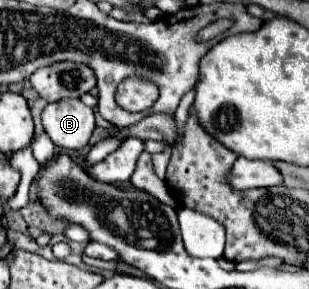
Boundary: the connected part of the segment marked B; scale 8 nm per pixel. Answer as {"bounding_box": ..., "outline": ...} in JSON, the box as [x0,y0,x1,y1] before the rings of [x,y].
{"bounding_box":[42,98,96,150],"outline":[[[76,98],[52,102],[42,110],[42,126],[56,146],[78,150],[88,144],[96,128],[94,110]]]}

